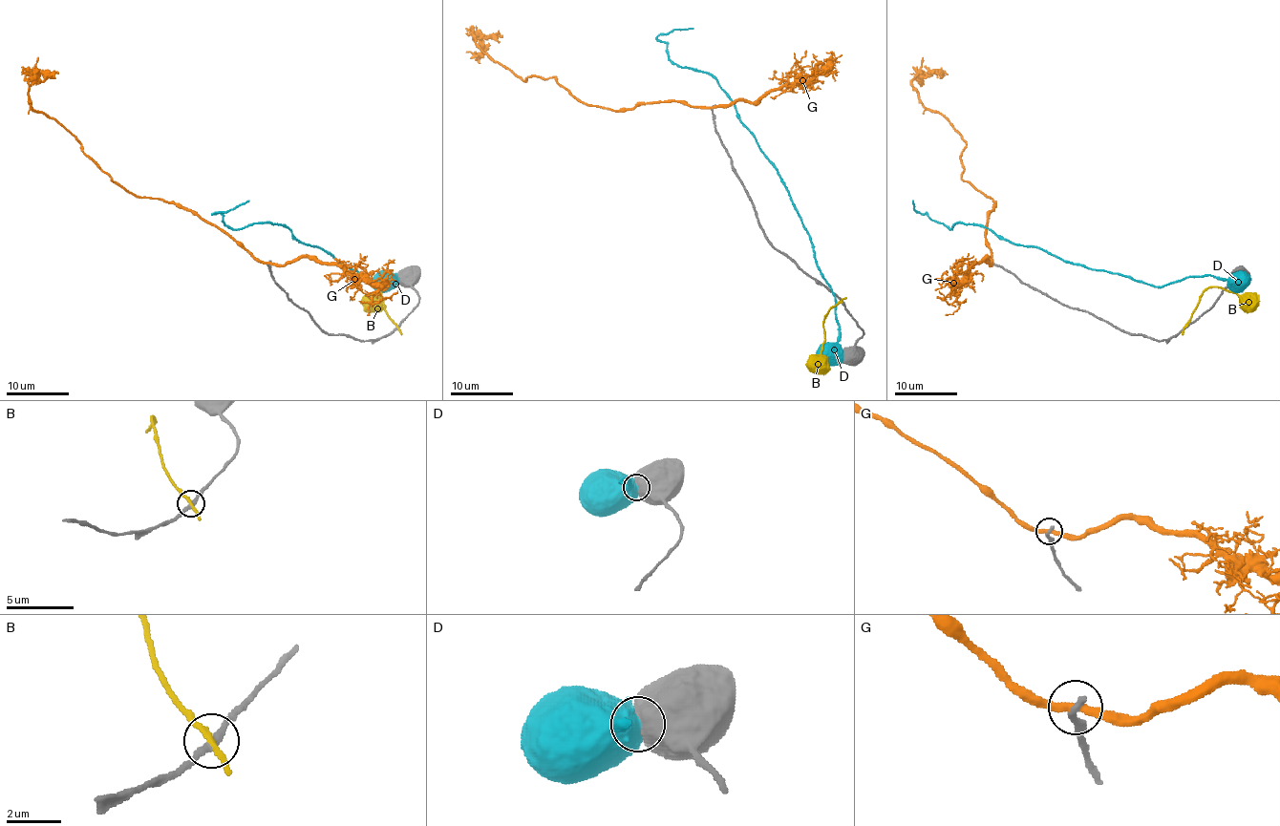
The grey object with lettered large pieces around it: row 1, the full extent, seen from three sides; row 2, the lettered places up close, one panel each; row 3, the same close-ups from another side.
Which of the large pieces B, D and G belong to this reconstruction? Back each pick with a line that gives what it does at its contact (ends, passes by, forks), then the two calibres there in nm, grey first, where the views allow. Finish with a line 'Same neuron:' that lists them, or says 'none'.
Same neuron: none

